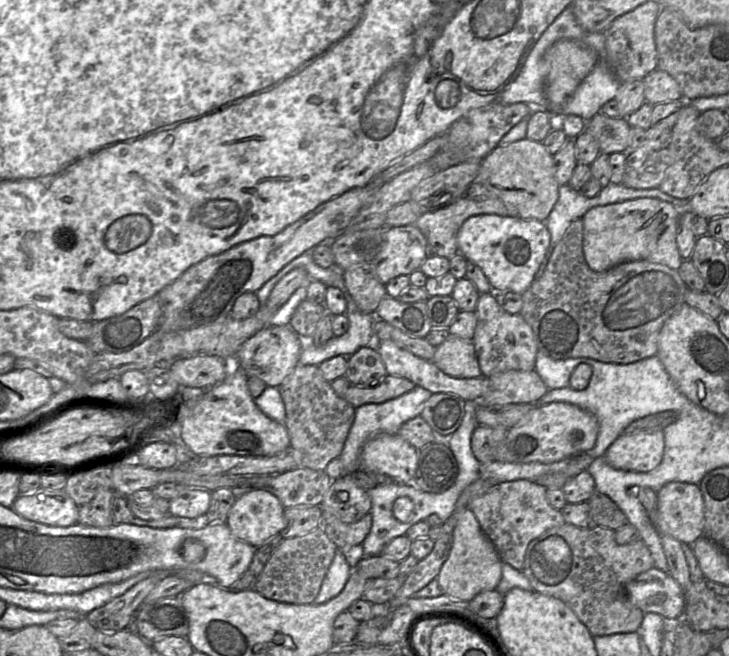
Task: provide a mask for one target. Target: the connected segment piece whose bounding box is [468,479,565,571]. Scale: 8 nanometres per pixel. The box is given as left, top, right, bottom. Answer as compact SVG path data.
M525 479L503 482L491 487L483 495L473 499L468 508L475 514L482 531L495 546L502 562L511 565L514 569L522 571L524 568L525 554L531 541L549 529L565 524L562 512L553 508L546 499L546 488Z

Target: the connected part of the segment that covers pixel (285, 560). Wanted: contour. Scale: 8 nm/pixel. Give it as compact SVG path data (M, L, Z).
M320 527L300 536L283 539L267 561L253 589L275 601L311 604L336 551L337 546Z

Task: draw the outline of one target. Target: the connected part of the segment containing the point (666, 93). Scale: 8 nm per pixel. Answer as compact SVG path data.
M657 68L644 78L644 97L651 105L683 99L678 82Z

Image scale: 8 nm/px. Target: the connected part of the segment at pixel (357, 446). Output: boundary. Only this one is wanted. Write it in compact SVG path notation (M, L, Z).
M415 386L411 391L383 403L363 404L356 407L354 422L339 456L345 468L345 474L360 469L360 454L364 444L369 439L380 433L398 434L403 423L421 415L426 401L432 394L433 393L423 387Z

